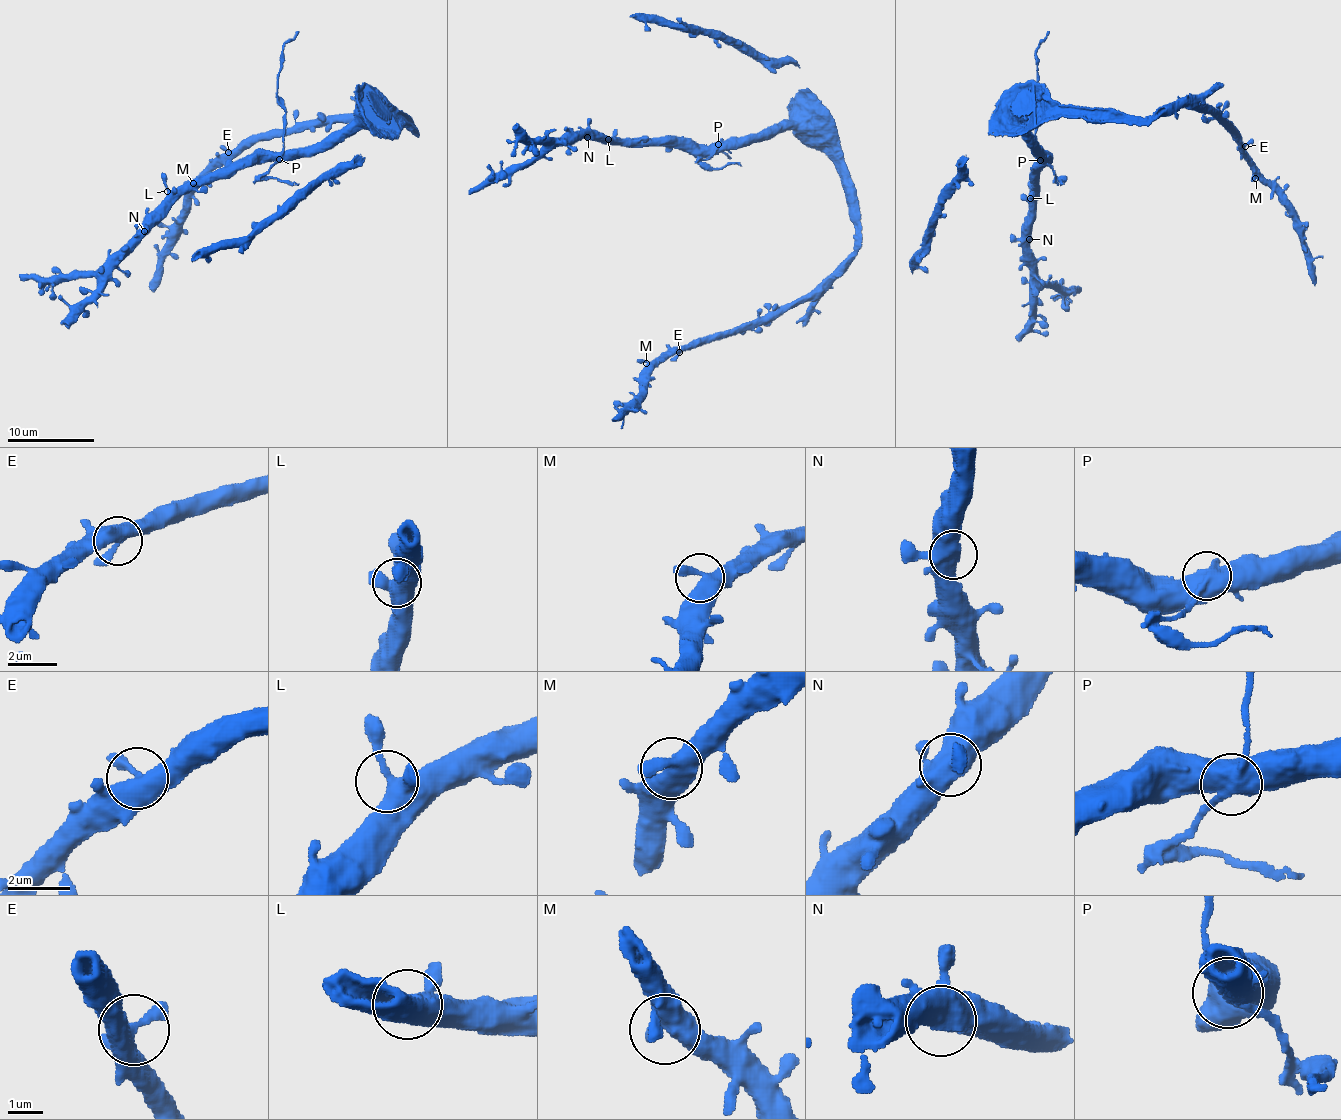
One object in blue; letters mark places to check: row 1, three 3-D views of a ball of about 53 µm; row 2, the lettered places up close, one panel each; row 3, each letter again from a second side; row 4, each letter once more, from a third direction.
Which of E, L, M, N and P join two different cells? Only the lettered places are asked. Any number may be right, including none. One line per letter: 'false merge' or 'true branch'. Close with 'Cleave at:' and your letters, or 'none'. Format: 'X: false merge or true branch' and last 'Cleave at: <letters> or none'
E: true branch
L: true branch
M: true branch
N: true branch
P: false merge
Cleave at: P

